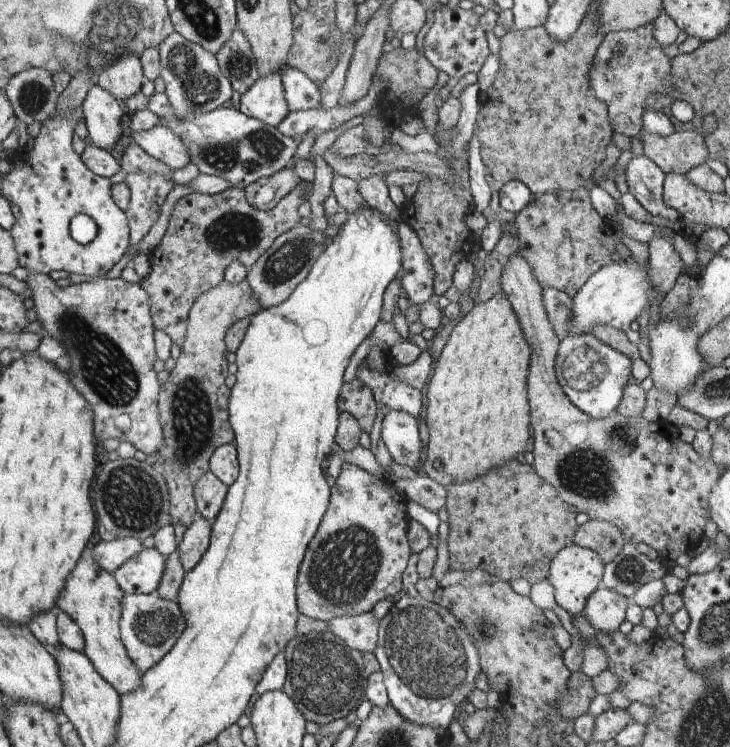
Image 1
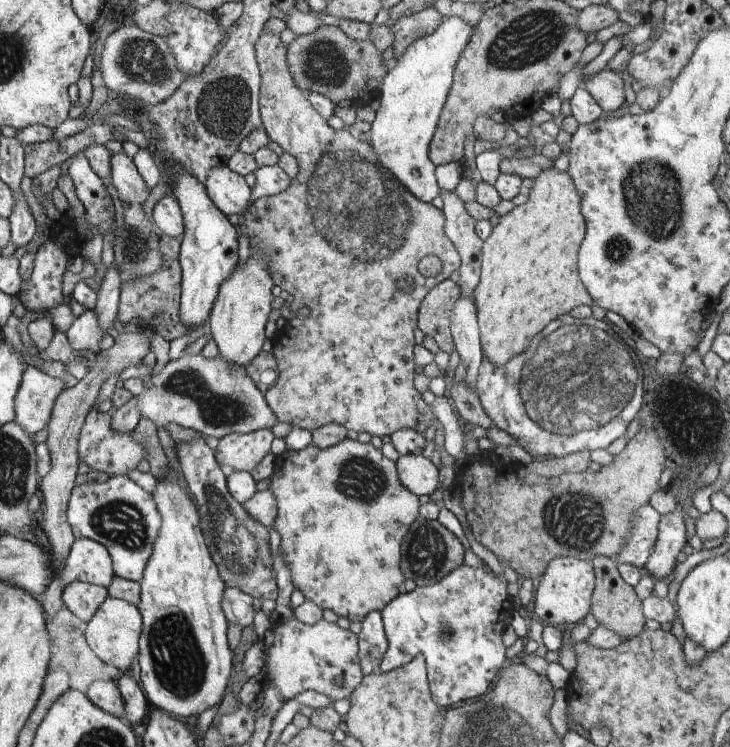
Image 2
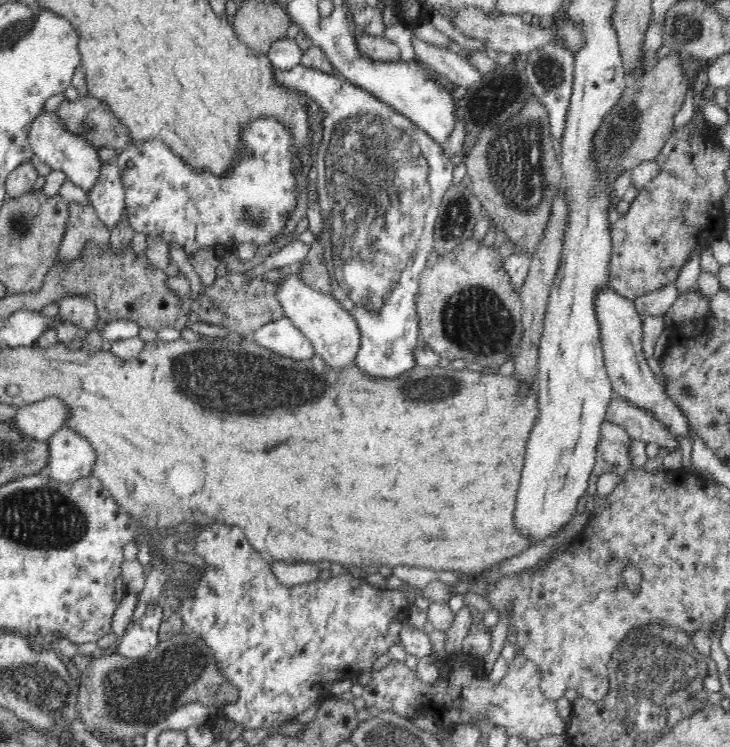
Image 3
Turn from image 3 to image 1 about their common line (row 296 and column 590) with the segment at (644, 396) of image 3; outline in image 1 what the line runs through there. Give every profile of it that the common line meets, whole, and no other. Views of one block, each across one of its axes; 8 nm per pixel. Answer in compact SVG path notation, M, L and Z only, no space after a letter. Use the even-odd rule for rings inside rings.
M600 586L588 597L582 614L598 632L610 634L624 622L630 603L619 592Z

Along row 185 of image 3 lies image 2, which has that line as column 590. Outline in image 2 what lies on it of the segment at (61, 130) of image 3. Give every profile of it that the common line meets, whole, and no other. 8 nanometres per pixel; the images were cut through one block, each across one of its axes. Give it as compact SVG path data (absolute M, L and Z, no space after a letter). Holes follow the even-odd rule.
M608 68L588 77L583 87L604 112L621 109L625 102L623 78Z

